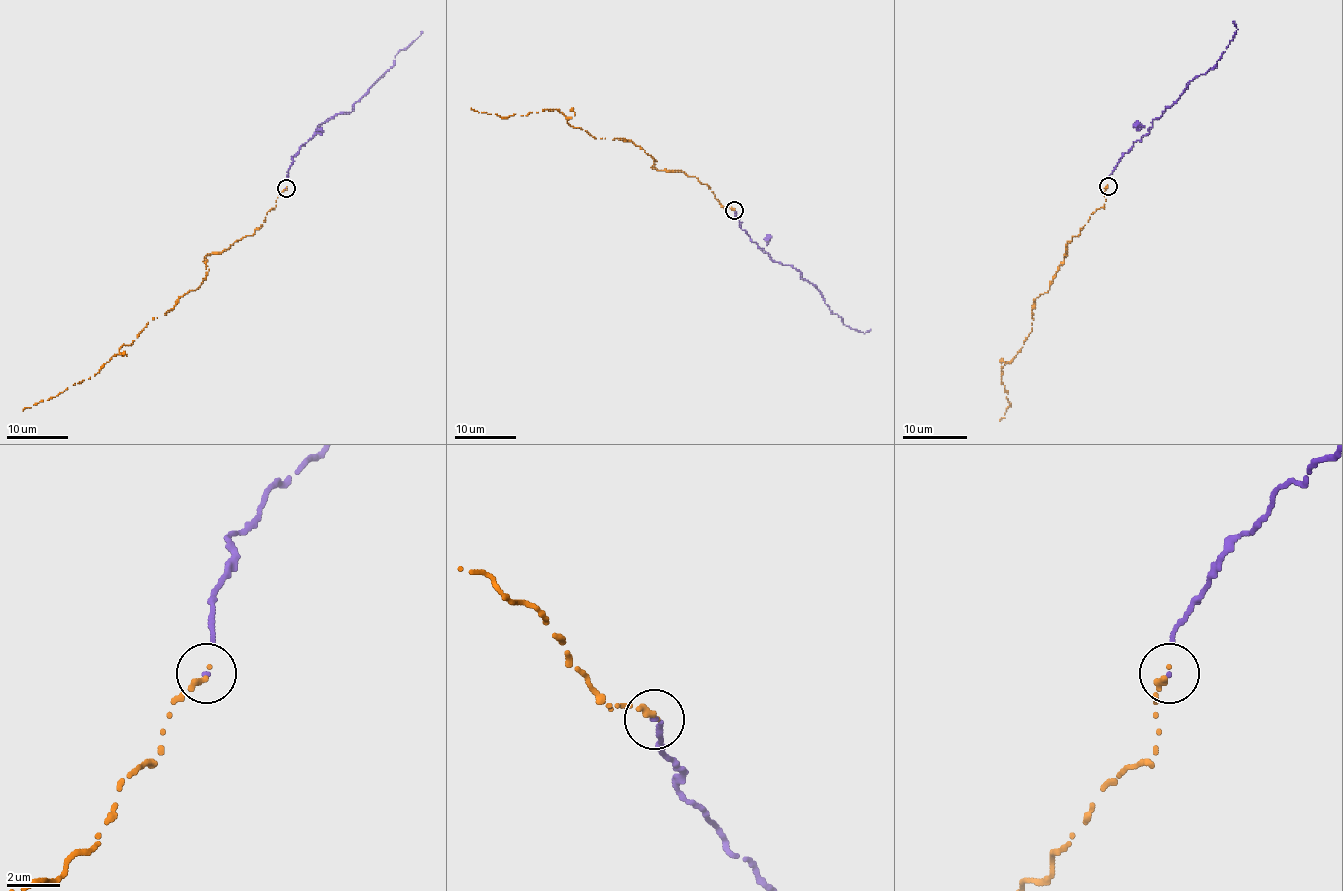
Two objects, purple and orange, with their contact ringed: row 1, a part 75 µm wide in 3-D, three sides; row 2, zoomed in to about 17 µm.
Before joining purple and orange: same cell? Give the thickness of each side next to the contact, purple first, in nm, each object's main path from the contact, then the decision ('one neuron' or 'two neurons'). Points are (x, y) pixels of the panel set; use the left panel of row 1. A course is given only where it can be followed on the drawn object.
100 nm thick on the purple side, 260 nm on the other; purple runs (287, 188), (293, 156), (315, 129), (335, 115), (351, 112), (401, 49), (422, 31); orange runs (287, 188), (251, 235), (221, 252), (209, 254), (207, 275), (200, 286), (146, 325), (96, 374), (23, 411); one neuron

